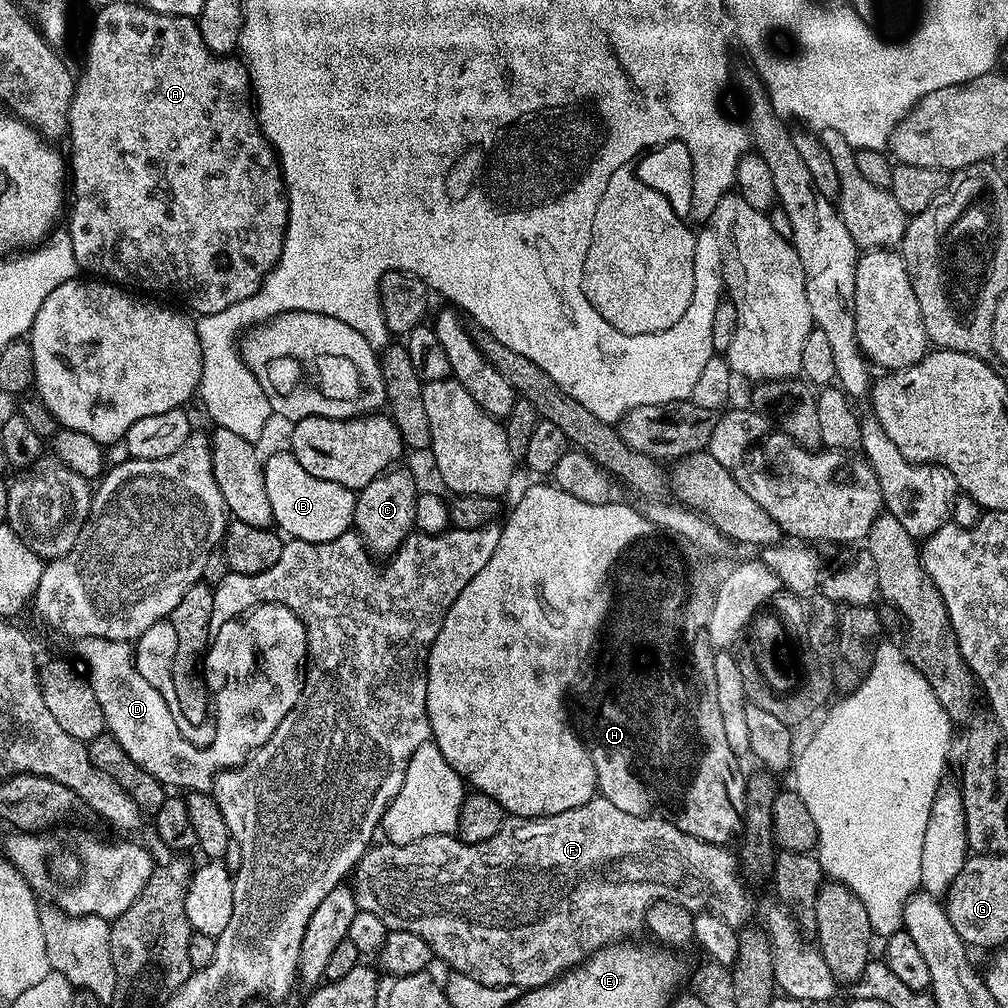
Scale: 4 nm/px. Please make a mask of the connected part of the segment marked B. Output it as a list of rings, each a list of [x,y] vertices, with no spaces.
[[[290,450],[274,453],[269,460],[263,461],[262,467],[272,519],[285,537],[321,544],[338,538],[352,528],[352,514],[356,505],[356,492],[353,489],[338,482],[326,482],[326,478],[314,478],[314,474],[302,470],[298,458],[294,458]]]

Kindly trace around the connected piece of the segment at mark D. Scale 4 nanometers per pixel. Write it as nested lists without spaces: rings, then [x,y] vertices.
[[[257,604],[256,607],[249,608],[247,612],[243,612],[240,616],[235,616],[234,619],[227,620],[225,624],[219,625],[219,627],[211,633],[210,652],[212,648],[212,656],[216,660],[228,660],[228,684],[232,688],[244,688],[244,693],[236,692],[229,700],[224,696],[218,697],[217,700],[215,697],[214,720],[216,716],[216,733],[212,736],[212,744],[206,745],[205,748],[199,748],[198,745],[191,744],[191,742],[180,733],[181,725],[178,723],[173,709],[166,706],[162,694],[158,694],[158,690],[154,690],[154,686],[150,686],[150,682],[146,682],[146,678],[142,678],[142,674],[138,674],[133,649],[129,647],[125,641],[94,638],[93,636],[81,636],[75,641],[75,644],[76,652],[80,655],[81,662],[79,661],[79,663],[86,669],[88,684],[94,690],[94,698],[98,698],[98,706],[102,706],[104,727],[111,736],[116,739],[118,746],[122,746],[122,750],[126,750],[126,754],[130,754],[130,758],[134,758],[134,762],[138,762],[138,766],[142,766],[142,770],[146,770],[146,774],[154,774],[154,778],[158,778],[160,784],[172,790],[180,790],[176,788],[188,788],[187,791],[189,793],[207,793],[209,789],[211,789],[215,773],[223,772],[226,768],[239,768],[256,749],[261,748],[261,746],[270,739],[278,726],[278,722],[282,722],[282,718],[286,718],[286,714],[290,714],[290,710],[298,702],[300,689],[302,687],[302,661],[305,659],[308,652],[308,639],[304,633],[304,624],[301,623],[300,619],[284,604]]]

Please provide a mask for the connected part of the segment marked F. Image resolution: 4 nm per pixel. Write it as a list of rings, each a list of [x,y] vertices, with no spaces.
[[[599,794],[593,796],[591,800],[582,802],[582,806],[574,806],[574,810],[562,810],[562,814],[509,819],[502,826],[502,830],[494,834],[494,838],[481,844],[467,844],[452,834],[418,838],[409,844],[387,842],[378,844],[369,847],[354,869],[356,881],[351,881],[350,887],[353,896],[356,897],[357,909],[374,914],[374,918],[382,918],[382,922],[389,930],[410,930],[418,934],[418,938],[423,938],[426,946],[430,946],[432,955],[437,961],[445,960],[451,971],[469,975],[470,978],[477,979],[478,982],[490,987],[518,986],[522,990],[527,990],[552,983],[557,976],[563,976],[565,972],[571,972],[577,964],[583,964],[598,949],[627,941],[624,940],[627,936],[634,935],[639,928],[643,929],[644,915],[649,904],[657,902],[680,904],[693,914],[713,912],[734,929],[747,925],[751,921],[748,919],[756,912],[756,900],[748,893],[743,878],[739,876],[739,872],[742,872],[741,865],[733,853],[732,856],[728,853],[727,847],[702,842],[678,830],[678,826],[674,826],[670,821],[661,820],[659,816],[626,814],[626,810],[618,810],[618,806],[606,802],[606,798]]]

